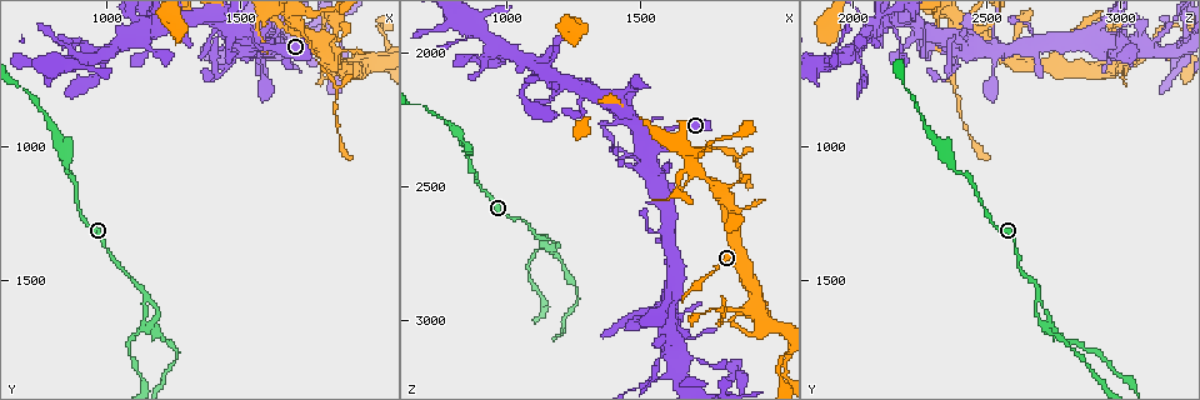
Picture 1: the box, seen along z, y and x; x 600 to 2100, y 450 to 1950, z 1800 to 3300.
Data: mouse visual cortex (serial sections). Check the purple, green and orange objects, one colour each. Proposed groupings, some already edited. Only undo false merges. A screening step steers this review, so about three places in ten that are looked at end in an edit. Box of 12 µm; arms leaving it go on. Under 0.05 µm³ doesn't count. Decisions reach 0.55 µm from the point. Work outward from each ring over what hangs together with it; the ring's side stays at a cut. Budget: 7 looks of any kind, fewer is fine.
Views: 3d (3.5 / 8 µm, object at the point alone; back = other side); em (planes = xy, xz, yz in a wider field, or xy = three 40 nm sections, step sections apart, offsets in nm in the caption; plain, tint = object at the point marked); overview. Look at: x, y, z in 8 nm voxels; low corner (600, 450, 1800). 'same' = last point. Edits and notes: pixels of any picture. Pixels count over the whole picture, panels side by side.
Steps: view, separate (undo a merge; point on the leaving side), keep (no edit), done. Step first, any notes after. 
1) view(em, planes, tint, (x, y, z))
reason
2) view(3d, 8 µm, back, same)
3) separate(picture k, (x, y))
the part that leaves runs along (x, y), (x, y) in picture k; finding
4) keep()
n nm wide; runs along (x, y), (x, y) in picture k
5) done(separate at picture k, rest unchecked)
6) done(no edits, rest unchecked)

view(3d, 3.5 µm, (1860, 670, 2600))
a fork

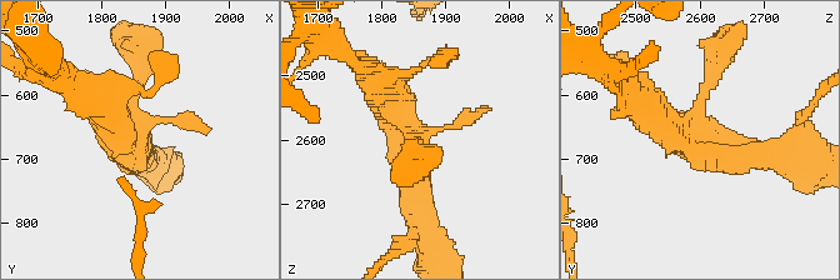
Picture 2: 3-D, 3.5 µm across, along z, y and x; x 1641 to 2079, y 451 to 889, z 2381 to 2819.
view(em, xy, step 1, tint, (1850, 680, 2600))
now the EM

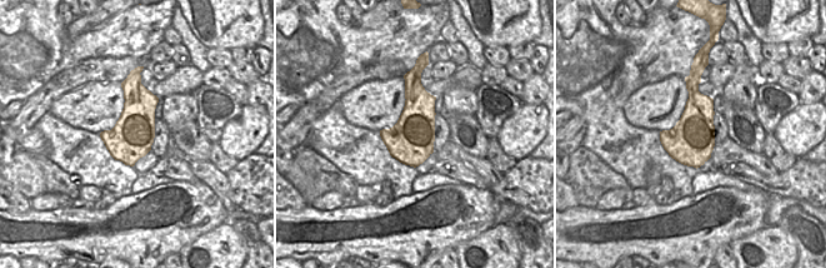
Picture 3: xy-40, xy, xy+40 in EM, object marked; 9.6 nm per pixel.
keep()
runs along (784, 154), (691, 146), (644, 104) in picture 2; one cell here

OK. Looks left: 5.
view(3d, 3.5 µm, (1420, 720, 2360))
abrupt turn

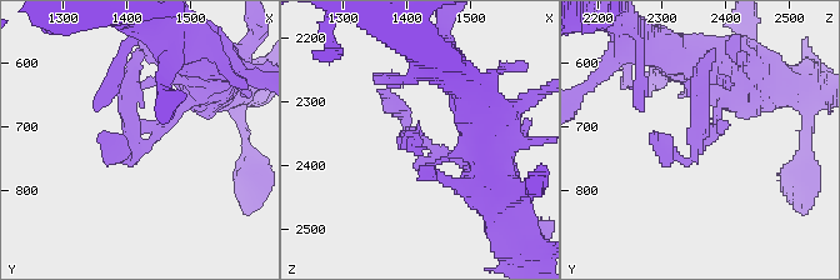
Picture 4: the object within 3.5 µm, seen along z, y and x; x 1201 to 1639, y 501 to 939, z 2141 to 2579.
view(em, xy, step 5, tint, (1425, 730, 2365))

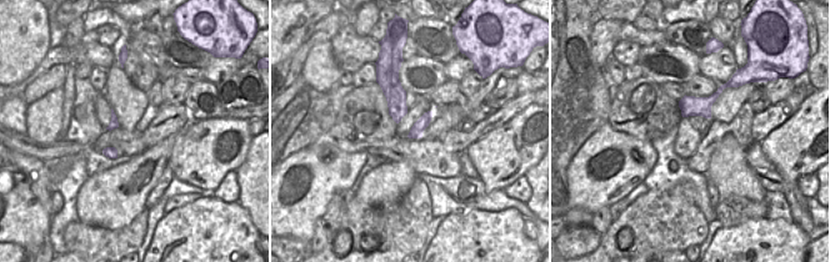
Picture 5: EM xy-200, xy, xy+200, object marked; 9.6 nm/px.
view(em, xy, step 1, tint, same)

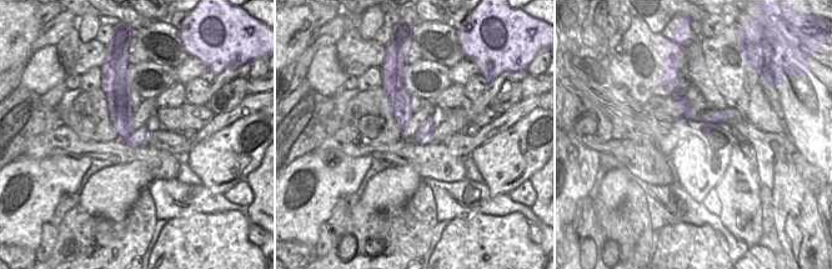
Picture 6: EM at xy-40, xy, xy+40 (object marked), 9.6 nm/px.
keep()
runs along (491, 166), (469, 166), (415, 141) in picture 4; continuous, no second cell

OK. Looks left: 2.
view(3d, 3.5 µm, (1940, 720, 2970))
small branch off a trunk

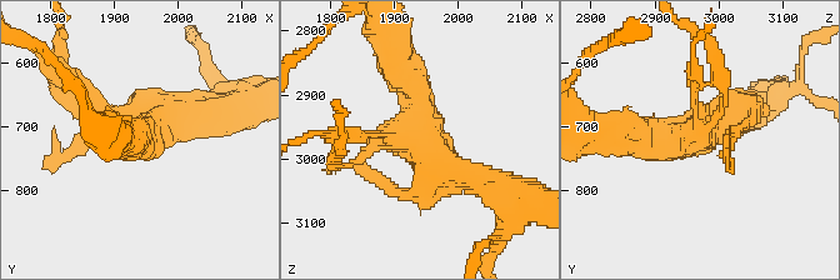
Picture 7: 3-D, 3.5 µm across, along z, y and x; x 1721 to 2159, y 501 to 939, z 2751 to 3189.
view(em, planes, tint, (1940, 720, 2955))
need the tissue

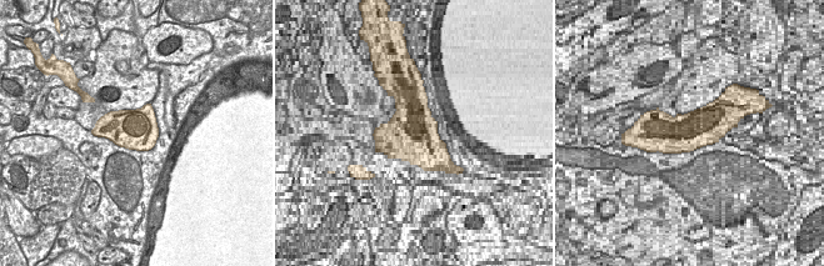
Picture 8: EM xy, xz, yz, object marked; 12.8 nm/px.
keep()
500 nm wide; runs along (398, 55), (428, 154), (474, 180) in picture 7; continuous, no second cell

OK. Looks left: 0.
done(no edits, rest unchecked)

